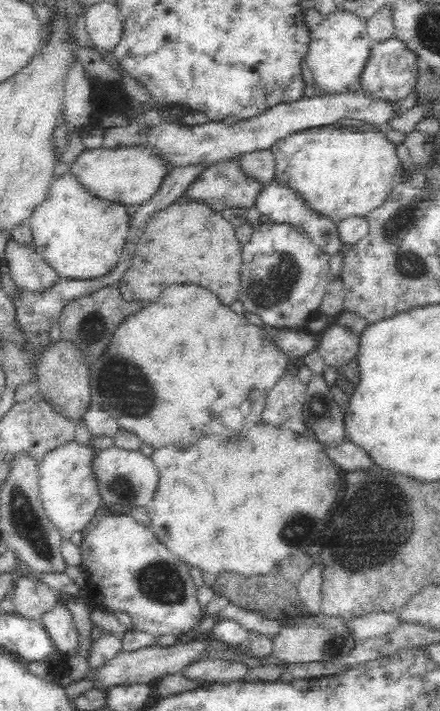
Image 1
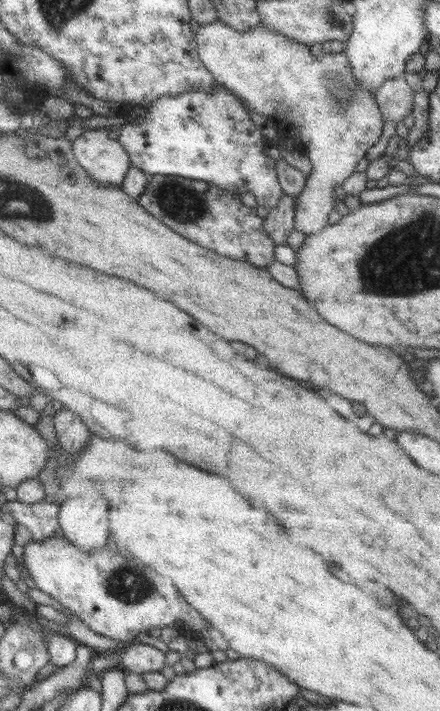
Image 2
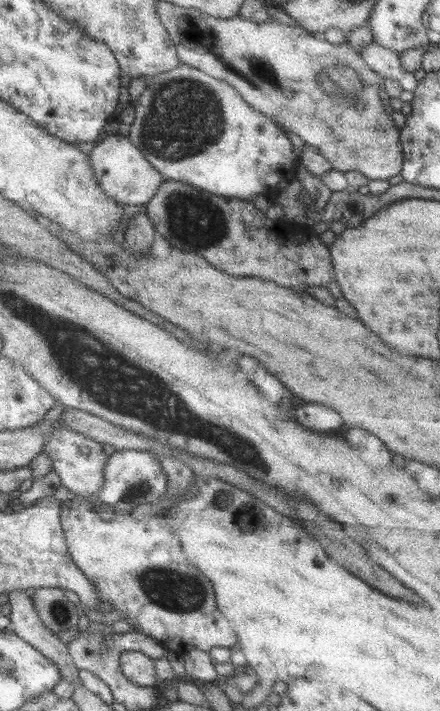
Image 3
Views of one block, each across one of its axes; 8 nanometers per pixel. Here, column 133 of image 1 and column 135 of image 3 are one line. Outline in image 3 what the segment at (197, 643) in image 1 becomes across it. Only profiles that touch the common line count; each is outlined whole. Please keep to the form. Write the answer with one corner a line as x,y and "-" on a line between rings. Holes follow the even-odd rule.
128,651
121,658
123,672
139,686
157,687
160,676
157,674
156,659
141,651

